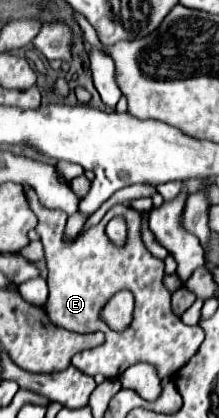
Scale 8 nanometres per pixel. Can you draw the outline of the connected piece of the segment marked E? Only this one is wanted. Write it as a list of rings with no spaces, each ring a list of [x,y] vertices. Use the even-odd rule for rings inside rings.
[[[23,184],[23,190],[27,194],[31,210],[39,218],[35,232],[41,236],[49,268],[47,276],[49,298],[45,302],[45,310],[51,322],[77,334],[93,334],[93,332],[105,334],[103,344],[91,350],[81,350],[79,354],[73,356],[71,364],[83,374],[89,376],[103,374],[105,378],[119,378],[123,370],[139,362],[153,364],[159,372],[181,370],[187,364],[187,360],[191,360],[191,356],[199,350],[203,342],[203,330],[199,326],[185,326],[181,318],[171,310],[171,292],[163,284],[165,264],[147,250],[141,238],[143,216],[135,210],[129,210],[123,204],[113,206],[97,226],[91,226],[79,236],[67,240],[65,238],[67,214],[63,214],[61,210],[47,210],[45,206],[41,206],[41,202],[37,202],[39,198],[33,186]],[[113,216],[125,216],[127,220],[129,234],[127,244],[123,248],[117,248],[105,236],[105,226]],[[123,288],[135,294],[135,318],[129,330],[113,332],[107,326],[99,326],[99,312],[105,306],[105,302]]]

